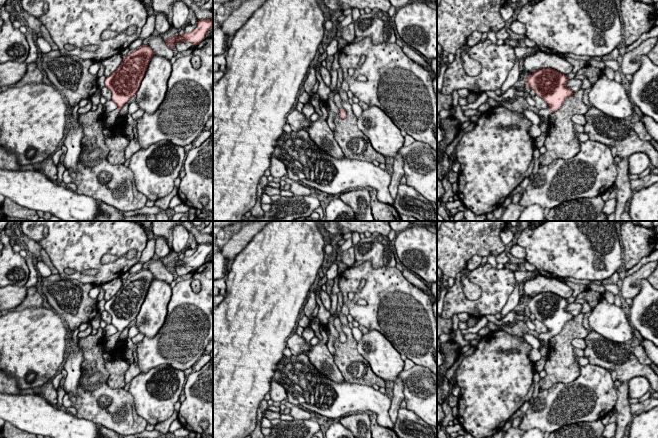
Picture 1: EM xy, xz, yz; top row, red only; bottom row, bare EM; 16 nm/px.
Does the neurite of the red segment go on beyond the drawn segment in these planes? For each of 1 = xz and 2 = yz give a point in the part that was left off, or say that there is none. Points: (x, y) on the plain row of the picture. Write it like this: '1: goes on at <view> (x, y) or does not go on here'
1: goes on at xz (337, 323)
2: goes on at yz (545, 337)

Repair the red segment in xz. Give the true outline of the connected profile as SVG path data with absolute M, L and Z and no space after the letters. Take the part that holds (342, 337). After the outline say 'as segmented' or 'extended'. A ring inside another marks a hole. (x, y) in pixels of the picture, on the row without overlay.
M336 317L334 319L333 324L334 324L336 330L338 331L338 333L340 334L340 337L339 337L340 341L342 343L346 342L346 335L342 332L342 323L341 323L339 317Z; extended

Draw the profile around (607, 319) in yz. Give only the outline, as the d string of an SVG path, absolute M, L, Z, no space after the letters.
M602 298L588 316L589 326L606 339L618 343L630 343L633 327L622 307Z

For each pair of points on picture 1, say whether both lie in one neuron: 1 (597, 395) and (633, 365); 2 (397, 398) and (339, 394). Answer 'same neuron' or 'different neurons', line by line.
1: different neurons
2: different neurons

